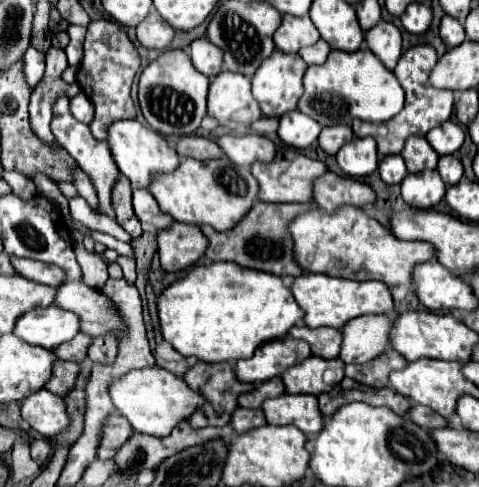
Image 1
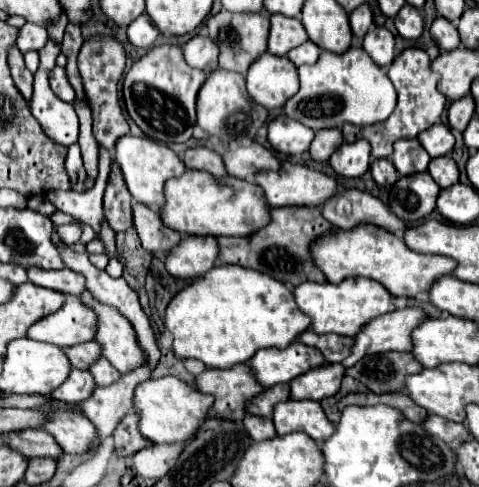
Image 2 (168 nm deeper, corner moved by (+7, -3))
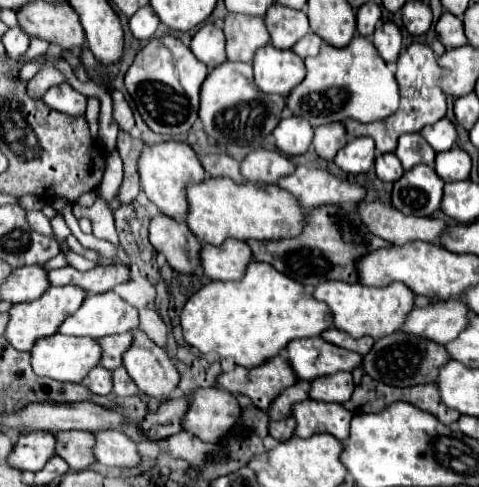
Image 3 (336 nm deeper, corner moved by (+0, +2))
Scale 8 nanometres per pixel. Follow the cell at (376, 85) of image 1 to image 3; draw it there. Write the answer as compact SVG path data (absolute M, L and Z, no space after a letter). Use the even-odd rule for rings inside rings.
M355 36L345 48L335 48L331 44L323 44L321 52L315 58L305 58L305 66L307 66L307 76L287 96L287 108L293 112L293 116L299 116L299 118L305 118L307 122L311 122L313 128L317 128L321 124L329 124L329 122L343 122L347 118L369 124L369 122L385 120L399 108L399 86L397 86L395 78L397 64L385 62L377 54L371 40L365 36Z

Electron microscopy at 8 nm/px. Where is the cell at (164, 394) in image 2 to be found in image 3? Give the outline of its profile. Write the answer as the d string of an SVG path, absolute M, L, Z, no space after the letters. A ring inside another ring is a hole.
M199 388L193 392L191 408L183 418L183 428L205 442L219 442L239 420L237 398L219 388Z

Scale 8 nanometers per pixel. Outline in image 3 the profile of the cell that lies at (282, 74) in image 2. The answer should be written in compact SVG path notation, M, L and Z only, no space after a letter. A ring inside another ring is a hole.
M271 44L255 54L255 84L265 94L287 96L303 78L305 62L293 50L279 50Z

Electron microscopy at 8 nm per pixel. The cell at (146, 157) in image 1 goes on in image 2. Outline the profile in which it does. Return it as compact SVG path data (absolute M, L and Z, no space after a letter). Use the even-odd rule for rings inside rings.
M124 135L116 143L116 153L114 161L122 169L124 181L128 185L130 195L138 201L148 205L152 211L160 211L164 203L164 181L170 177L178 177L186 171L184 163L180 157L166 145L150 139L150 137L134 137L134 135Z

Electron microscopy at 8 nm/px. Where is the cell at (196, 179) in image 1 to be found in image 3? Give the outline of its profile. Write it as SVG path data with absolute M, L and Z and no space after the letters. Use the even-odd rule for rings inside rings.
M205 178L187 188L189 214L187 226L203 242L217 246L227 238L237 240L279 240L293 238L303 228L303 206L287 190L279 186L263 186L253 182L235 184L231 178Z

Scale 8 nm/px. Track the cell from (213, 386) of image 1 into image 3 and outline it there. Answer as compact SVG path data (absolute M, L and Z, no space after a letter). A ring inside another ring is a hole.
M281 354L257 368L237 366L233 372L223 372L217 380L217 384L231 394L249 396L261 410L269 410L271 402L295 382L297 378L291 374L291 366L287 366L287 358Z

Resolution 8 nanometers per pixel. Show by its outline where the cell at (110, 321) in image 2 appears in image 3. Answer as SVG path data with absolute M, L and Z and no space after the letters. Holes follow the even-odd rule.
M135 328L133 334L135 340L131 348L123 354L125 370L145 396L157 402L159 398L169 398L179 384L179 374L173 362L169 360L165 350L161 350L155 342L147 338L145 332Z

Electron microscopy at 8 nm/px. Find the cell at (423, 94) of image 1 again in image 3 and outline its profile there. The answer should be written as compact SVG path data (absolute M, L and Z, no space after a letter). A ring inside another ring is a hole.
M411 44L407 50L401 52L399 60L397 60L397 84L401 90L401 106L395 114L391 114L389 118L385 118L383 122L377 124L359 124L357 120L347 120L345 128L347 134L351 138L355 136L371 136L375 140L377 152L393 152L397 146L397 138L405 132L419 132L423 126L427 124L435 124L437 120L441 120L445 116L447 110L447 96L445 92L439 88L437 80L443 74L443 68L437 64L437 58L433 54L433 50L427 44Z

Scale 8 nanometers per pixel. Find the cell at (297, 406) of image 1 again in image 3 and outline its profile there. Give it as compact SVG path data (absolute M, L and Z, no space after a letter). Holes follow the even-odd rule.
M305 400L293 408L293 416L297 420L295 436L299 438L309 438L319 432L333 434L339 440L349 438L349 422L353 414L343 404Z

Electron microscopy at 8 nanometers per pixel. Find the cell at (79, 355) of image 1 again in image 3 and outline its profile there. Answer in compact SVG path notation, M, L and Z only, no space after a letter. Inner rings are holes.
M131 332L125 334L115 334L115 336L105 336L99 340L101 348L103 348L103 358L101 358L101 366L105 366L107 370L115 370L119 366L123 366L123 350L127 350L127 346L131 346Z

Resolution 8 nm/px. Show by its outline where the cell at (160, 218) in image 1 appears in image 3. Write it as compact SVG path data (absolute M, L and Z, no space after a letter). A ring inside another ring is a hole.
M157 214L149 226L149 240L155 250L167 258L175 272L193 274L199 268L201 242L185 222Z

